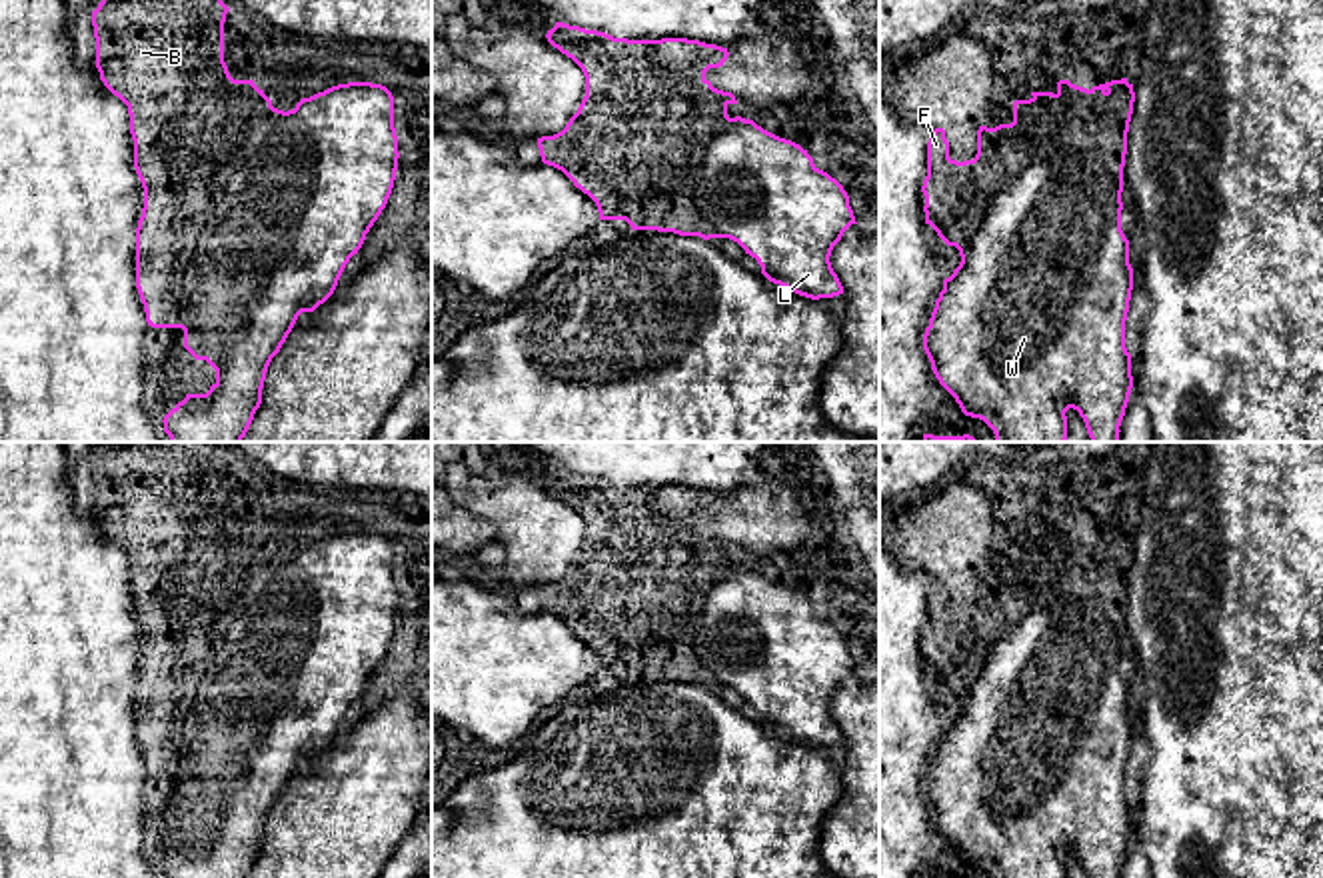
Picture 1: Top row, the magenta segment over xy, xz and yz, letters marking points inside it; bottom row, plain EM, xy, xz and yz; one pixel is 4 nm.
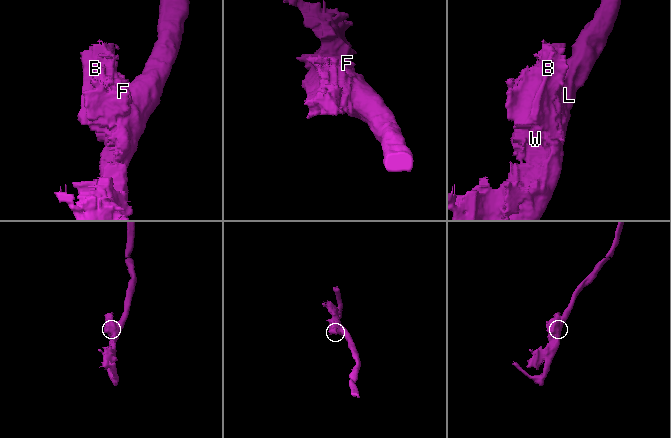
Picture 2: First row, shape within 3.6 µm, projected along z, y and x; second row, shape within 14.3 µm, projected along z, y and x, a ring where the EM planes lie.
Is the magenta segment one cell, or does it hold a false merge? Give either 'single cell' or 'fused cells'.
single cell

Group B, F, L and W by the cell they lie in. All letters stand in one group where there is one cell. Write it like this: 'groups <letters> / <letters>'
groups B F L W

